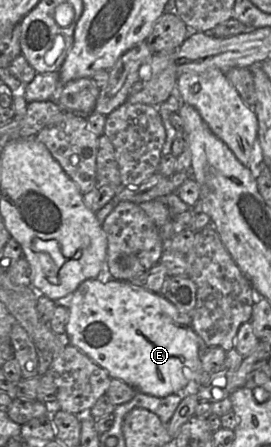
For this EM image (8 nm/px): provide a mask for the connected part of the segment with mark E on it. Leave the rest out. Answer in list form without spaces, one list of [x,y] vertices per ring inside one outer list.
[[[87,279],[73,292],[69,311],[66,335],[70,344],[104,368],[111,378],[123,380],[138,392],[155,397],[176,394],[191,381],[198,383],[199,335],[193,329],[192,316],[179,311],[162,294],[129,281],[111,279],[103,283],[98,279]]]

